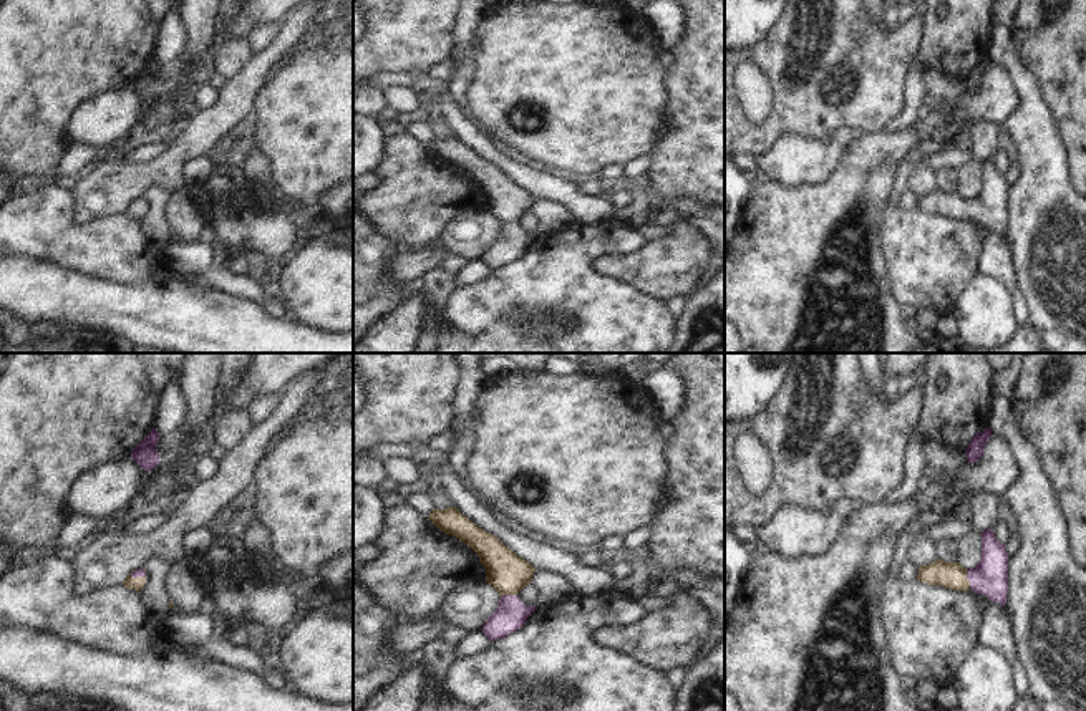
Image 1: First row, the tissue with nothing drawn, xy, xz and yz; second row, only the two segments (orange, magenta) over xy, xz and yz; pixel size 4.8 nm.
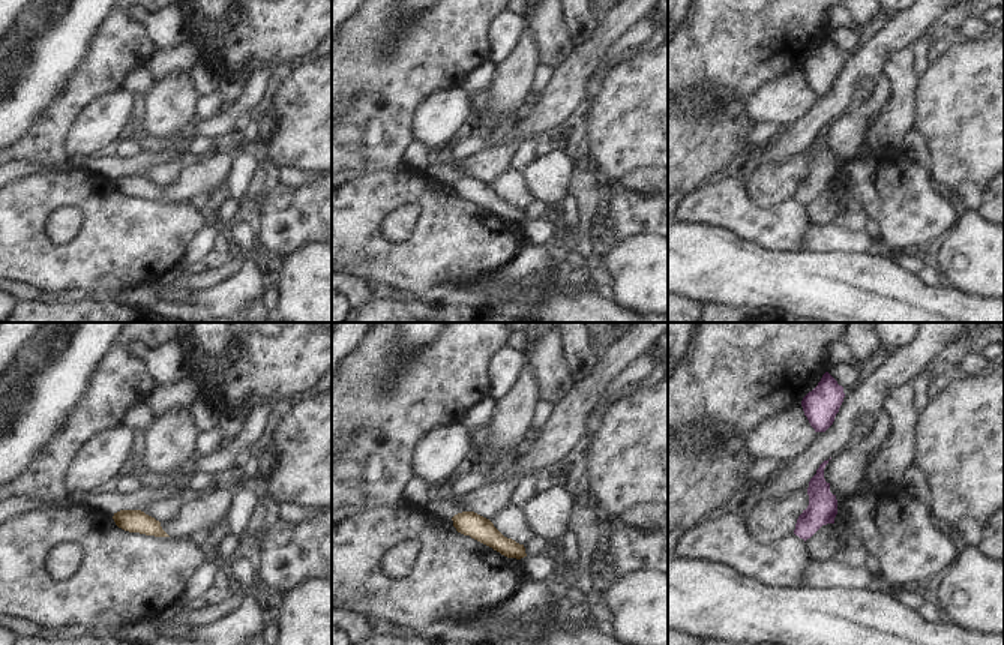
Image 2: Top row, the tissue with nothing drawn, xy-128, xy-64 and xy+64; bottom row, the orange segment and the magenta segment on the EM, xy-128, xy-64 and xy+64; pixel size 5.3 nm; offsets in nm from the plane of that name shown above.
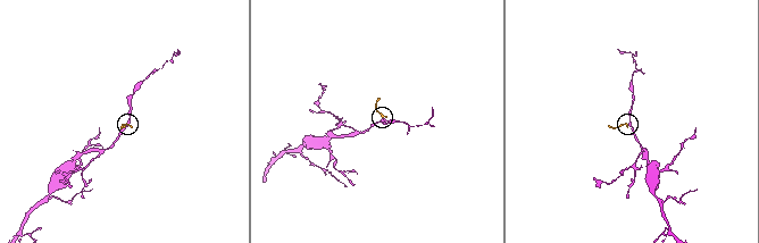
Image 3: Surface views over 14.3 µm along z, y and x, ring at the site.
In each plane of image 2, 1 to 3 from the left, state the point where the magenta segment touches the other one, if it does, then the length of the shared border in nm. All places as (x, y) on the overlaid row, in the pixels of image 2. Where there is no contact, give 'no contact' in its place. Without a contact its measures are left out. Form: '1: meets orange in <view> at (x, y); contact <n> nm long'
1: no contact
2: no contact
3: no contact

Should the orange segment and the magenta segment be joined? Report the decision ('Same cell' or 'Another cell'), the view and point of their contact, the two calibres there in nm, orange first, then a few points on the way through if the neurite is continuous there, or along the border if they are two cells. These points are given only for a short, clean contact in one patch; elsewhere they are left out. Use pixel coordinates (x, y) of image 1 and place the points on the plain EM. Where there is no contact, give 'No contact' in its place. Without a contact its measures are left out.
Same cell. Touches orange at yz (967, 207). Thickness 130 nm (orange) against 180 nm. Path across: yz (952, 204), (967, 207), (990, 206)

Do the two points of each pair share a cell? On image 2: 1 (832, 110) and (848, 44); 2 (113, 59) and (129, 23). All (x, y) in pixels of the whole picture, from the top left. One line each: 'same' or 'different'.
1: different
2: same

